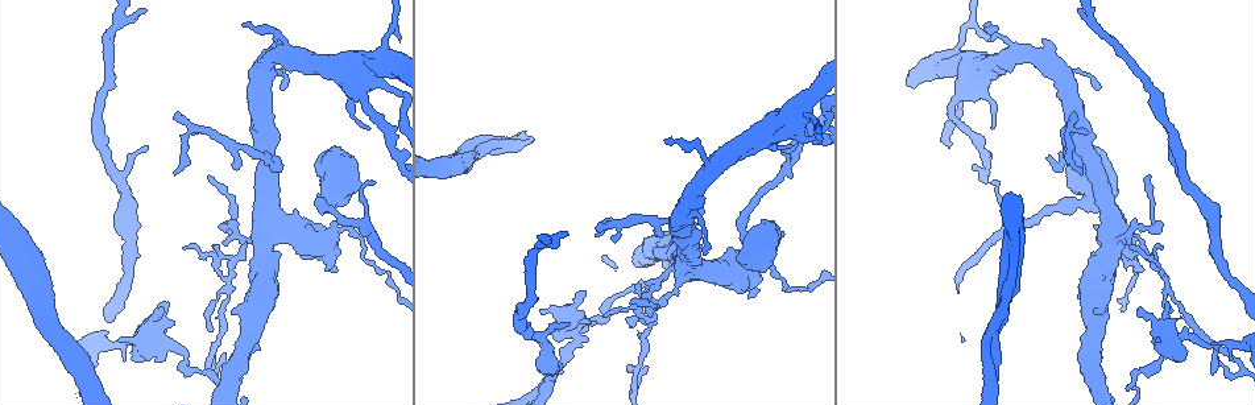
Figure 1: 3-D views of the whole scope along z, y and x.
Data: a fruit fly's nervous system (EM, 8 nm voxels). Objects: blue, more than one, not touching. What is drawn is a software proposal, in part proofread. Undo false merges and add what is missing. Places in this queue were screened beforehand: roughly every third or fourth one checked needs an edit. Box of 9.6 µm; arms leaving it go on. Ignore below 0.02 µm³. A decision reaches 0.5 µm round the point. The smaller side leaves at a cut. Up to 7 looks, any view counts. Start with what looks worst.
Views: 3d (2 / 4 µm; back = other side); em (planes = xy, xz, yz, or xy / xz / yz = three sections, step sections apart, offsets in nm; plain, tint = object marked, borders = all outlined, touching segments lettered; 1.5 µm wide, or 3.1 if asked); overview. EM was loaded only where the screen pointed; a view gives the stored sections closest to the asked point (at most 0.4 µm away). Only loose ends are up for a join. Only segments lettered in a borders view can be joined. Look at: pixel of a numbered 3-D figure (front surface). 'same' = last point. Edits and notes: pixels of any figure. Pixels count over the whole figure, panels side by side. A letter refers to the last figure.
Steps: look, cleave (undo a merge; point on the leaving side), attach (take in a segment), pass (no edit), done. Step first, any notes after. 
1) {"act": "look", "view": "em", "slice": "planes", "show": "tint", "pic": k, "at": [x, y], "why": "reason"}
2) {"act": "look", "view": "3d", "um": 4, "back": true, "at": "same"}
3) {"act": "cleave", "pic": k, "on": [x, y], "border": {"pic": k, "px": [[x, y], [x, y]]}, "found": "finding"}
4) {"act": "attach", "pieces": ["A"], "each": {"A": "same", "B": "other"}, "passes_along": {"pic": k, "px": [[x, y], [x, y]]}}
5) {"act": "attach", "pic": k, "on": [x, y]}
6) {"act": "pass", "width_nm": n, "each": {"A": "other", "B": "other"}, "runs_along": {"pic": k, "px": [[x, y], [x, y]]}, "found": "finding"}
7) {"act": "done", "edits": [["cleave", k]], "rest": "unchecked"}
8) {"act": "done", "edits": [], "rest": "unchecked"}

{"act": "look", "view": "3d", "um": 4, "back": true, "pic": 1, "at": [330, 238], "why": "sudden change in width"}

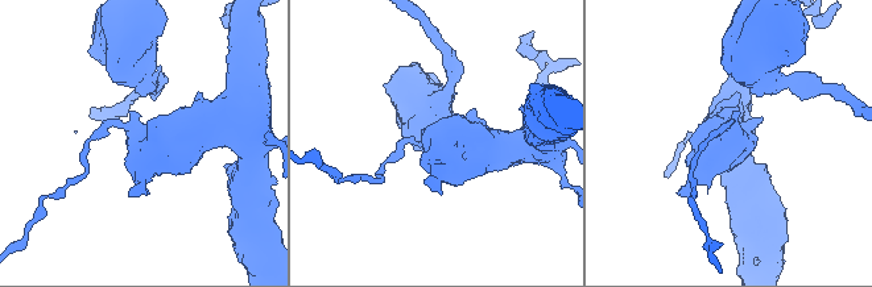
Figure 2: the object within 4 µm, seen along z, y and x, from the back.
{"act": "look", "view": "em", "um": 3.1, "slice": "yz", "step": 8, "show": "borders", "pic": 2, "at": [143, 140]}

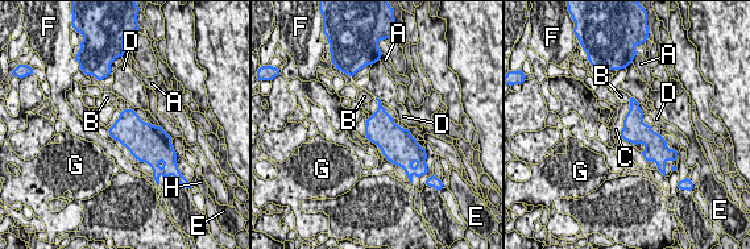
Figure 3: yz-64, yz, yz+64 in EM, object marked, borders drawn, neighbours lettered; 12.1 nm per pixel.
{"act": "pass", "width_nm": 320, "each": {"A": "other", "B": "other", "C": "other", "D": "other", "E": "other", "F": "other", "G": "other", "H": "other"}, "border": {"pic": 3, "px": [[630, 102], [630, 108], [620, 133]]}, "found": "continuous, no second cell"}

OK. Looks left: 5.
{"act": "look", "view": "3d", "um": 2, "pic": 1, "at": [1082, 173], "why": "tapers out"}

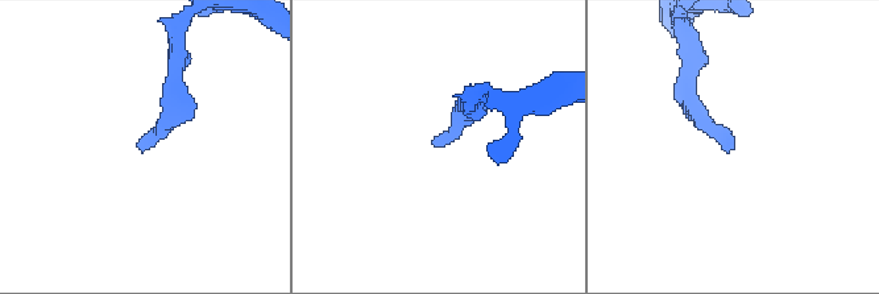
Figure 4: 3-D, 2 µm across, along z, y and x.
{"act": "look", "view": "em", "slice": "planes", "show": "tint", "pic": 4, "at": [436, 147]}

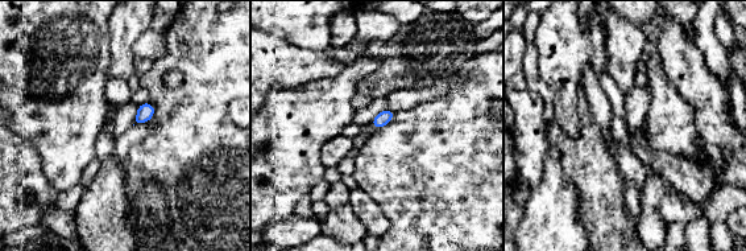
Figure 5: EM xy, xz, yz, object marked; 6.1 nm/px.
{"act": "look", "view": "em", "slice": "planes", "show": "borders", "at": "same"}

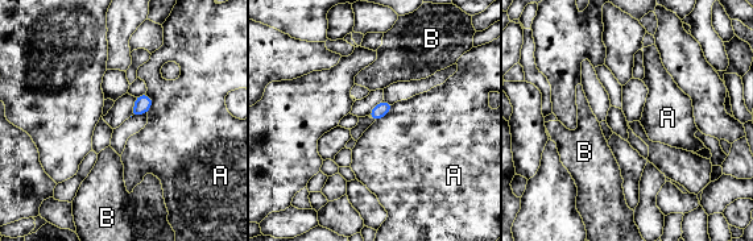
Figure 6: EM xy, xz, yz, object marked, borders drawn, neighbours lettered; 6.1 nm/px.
{"act": "pass", "each": {"A": "other", "B": "other"}, "found": "no lettered segment goes on from it"}

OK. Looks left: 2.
{"act": "done", "edits": [], "rest": "unchecked"}

